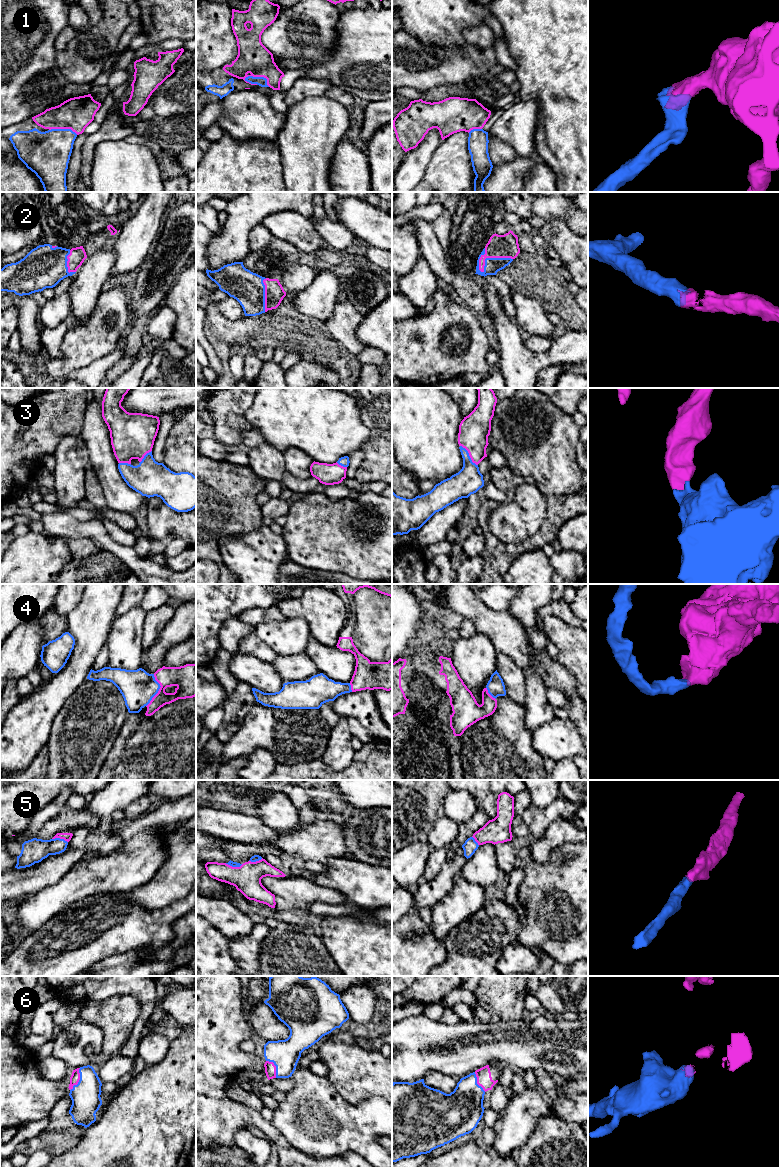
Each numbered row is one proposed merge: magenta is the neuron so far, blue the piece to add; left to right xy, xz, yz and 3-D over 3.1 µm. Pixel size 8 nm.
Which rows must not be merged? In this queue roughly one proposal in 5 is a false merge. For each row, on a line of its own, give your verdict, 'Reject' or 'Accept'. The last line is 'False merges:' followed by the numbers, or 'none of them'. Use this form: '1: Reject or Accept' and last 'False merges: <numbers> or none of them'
1: Accept
2: Accept
3: Accept
4: Accept
5: Accept
6: Accept
False merges: none of them

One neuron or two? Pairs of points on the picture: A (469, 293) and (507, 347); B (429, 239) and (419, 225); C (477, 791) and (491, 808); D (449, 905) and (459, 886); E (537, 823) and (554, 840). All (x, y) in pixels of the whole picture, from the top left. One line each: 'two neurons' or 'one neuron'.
A: two neurons
B: one neuron
C: one neuron
D: one neuron
E: two neurons

